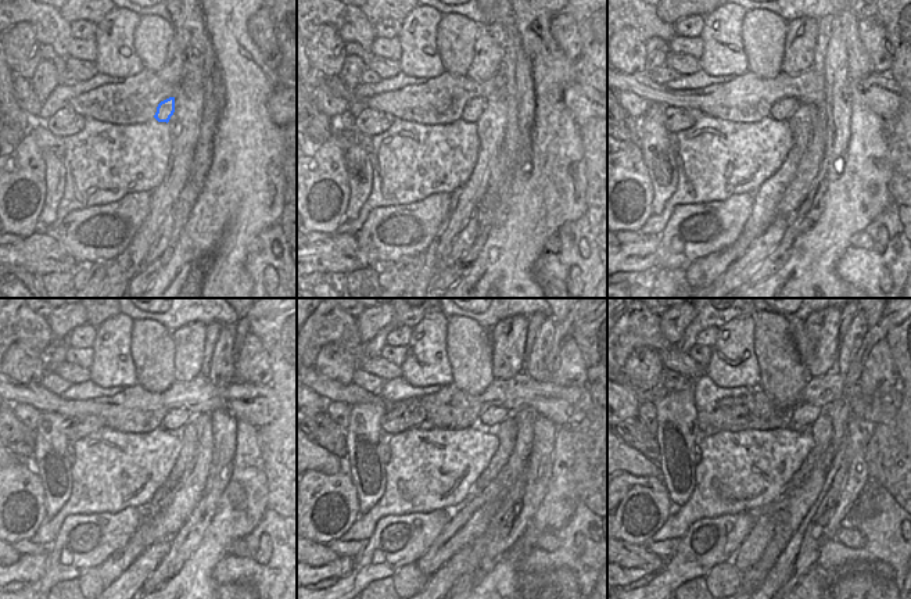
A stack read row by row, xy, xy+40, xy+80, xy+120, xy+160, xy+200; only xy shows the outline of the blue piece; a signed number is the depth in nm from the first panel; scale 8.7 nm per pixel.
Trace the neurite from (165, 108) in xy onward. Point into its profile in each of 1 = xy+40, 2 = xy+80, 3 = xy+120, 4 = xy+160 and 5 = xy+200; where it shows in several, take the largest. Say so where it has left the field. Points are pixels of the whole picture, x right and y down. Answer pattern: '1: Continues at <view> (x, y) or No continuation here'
1: Continues at xy+40 (473, 110)
2: Continues at xy+80 (782, 110)
3: Continues at xy+120 (176, 419)
4: Continues at xy+160 (490, 418)
5: Continues at xy+200 (803, 415)

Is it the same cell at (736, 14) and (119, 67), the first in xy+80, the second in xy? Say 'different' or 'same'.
same

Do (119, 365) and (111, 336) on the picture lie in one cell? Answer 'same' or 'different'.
same

